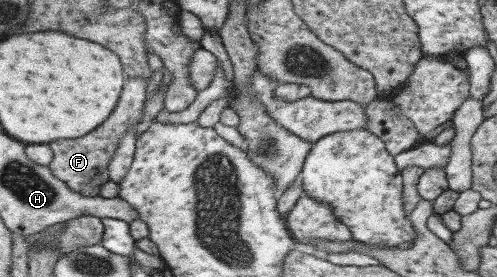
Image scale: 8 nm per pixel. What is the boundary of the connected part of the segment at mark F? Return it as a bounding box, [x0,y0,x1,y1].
[47,76,144,197]

